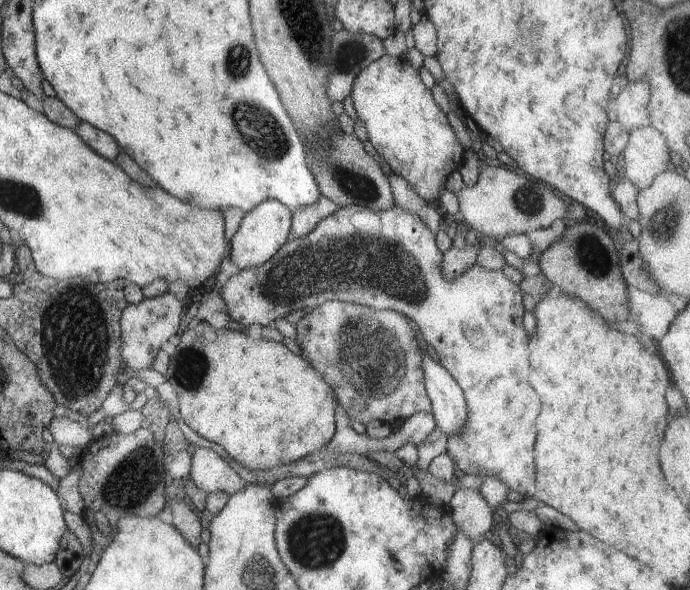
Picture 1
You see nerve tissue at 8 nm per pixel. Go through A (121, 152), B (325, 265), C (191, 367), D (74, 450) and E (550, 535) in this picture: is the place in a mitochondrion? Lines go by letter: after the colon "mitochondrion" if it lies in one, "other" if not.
A: other
B: mitochondrion
C: mitochondrion
D: other
E: other

